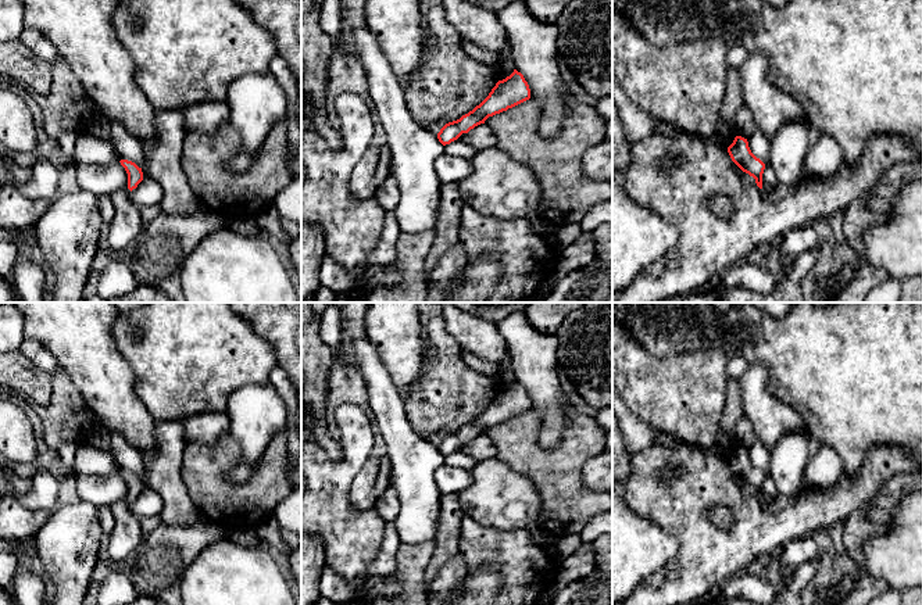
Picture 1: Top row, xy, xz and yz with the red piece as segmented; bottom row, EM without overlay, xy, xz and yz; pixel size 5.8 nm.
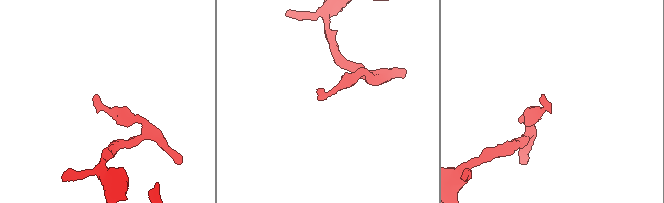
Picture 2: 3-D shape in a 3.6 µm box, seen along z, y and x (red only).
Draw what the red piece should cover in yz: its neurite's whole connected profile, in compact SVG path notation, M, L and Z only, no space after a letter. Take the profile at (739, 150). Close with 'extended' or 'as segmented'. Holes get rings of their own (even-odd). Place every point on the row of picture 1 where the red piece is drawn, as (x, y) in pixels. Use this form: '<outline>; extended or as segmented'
M736 136L733 143L728 147L732 161L746 173L755 179L755 183L762 189L762 173L765 164L757 158L750 147L747 139Z; as segmented

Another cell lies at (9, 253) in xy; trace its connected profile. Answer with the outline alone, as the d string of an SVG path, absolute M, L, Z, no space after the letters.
M0 241L0 276L11 282L18 248L14 244Z

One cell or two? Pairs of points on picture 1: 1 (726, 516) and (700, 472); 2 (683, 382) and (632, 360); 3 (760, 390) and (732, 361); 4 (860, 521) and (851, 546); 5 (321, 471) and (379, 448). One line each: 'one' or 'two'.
1: two
2: one
3: two
4: one
5: two

